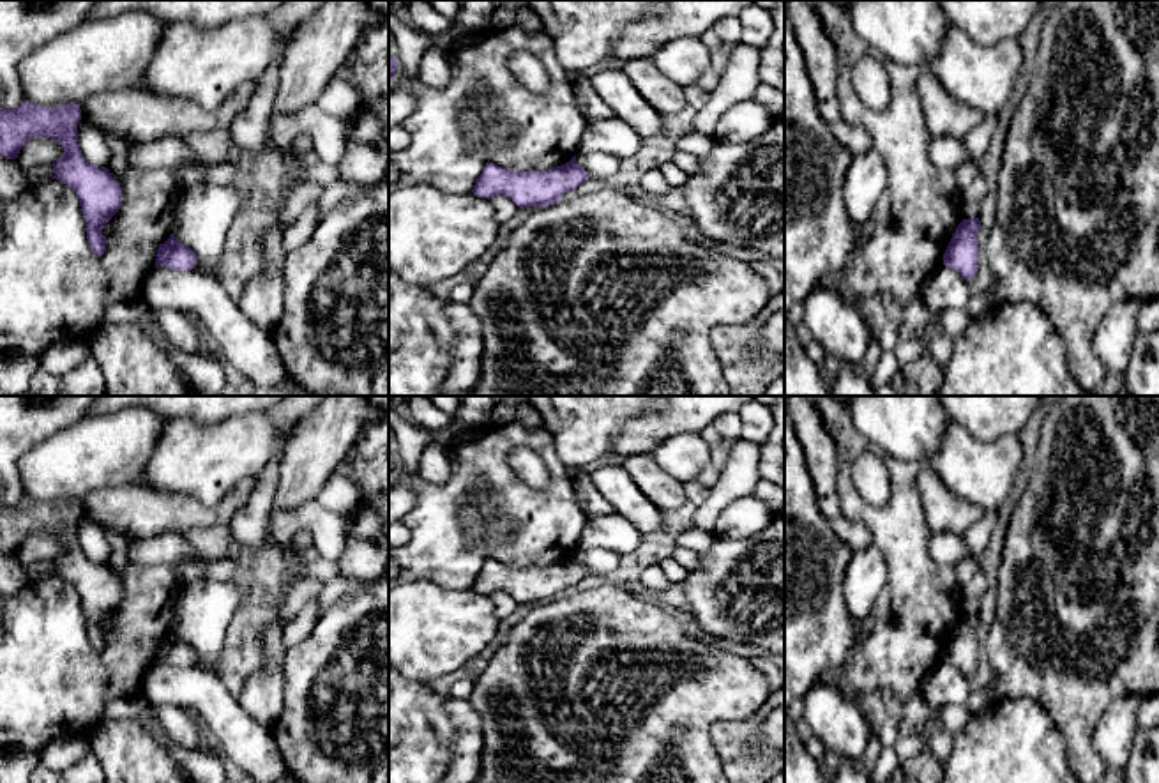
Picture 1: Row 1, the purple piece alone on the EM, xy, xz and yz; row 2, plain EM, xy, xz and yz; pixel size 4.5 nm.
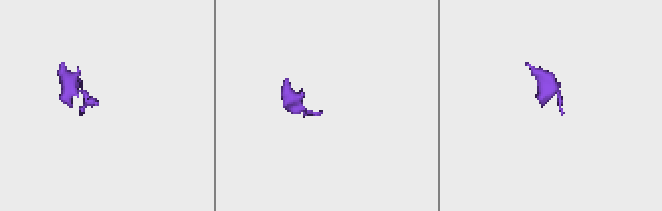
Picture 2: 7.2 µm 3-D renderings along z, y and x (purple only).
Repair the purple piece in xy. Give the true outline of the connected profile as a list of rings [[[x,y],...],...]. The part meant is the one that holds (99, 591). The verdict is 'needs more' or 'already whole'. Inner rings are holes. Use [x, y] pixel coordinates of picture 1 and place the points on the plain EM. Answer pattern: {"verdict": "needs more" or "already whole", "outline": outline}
{"verdict": "already whole", "outline": [[[23,497],[16,506],[0,506],[0,551],[16,555],[19,546],[34,534],[51,534],[64,543],[62,553],[53,559],[55,574],[67,580],[78,592],[81,608],[87,619],[87,635],[94,650],[101,652],[106,647],[104,620],[122,603],[122,583],[111,573],[108,564],[90,560],[78,543],[78,520],[81,516],[80,500],[62,500],[44,504],[35,498]]]}

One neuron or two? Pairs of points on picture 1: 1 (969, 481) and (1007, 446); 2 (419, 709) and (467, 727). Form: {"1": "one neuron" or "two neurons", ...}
{"1": "one neuron", "2": "two neurons"}

